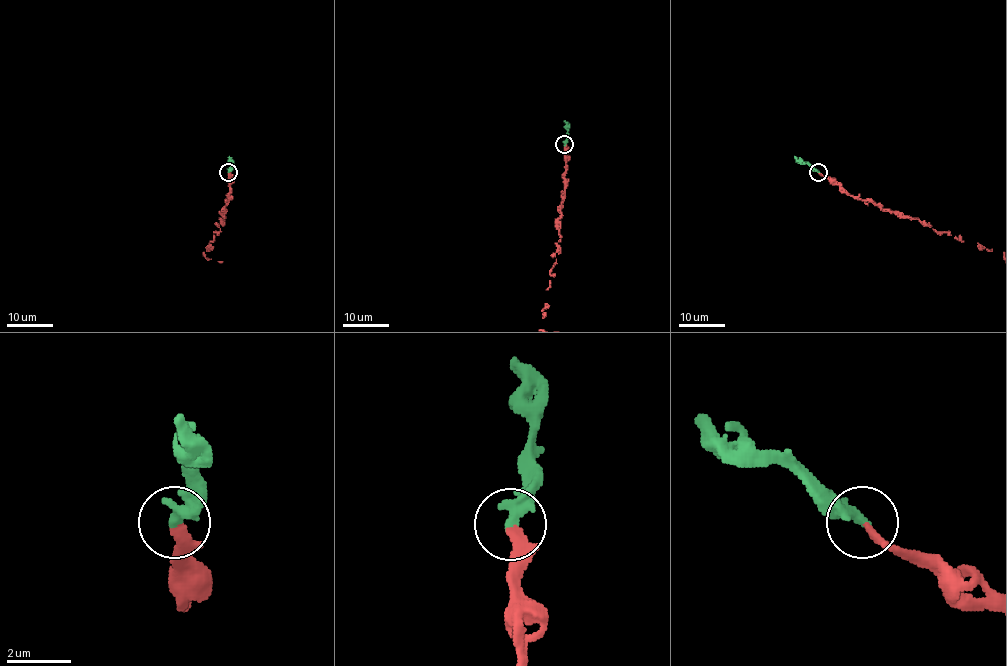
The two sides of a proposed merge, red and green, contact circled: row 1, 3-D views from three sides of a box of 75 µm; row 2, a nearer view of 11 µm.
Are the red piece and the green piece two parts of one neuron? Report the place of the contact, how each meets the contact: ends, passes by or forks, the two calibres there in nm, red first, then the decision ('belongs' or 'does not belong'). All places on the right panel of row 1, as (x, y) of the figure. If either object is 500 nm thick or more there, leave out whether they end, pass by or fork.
(818, 172) | red ends | green ends | 280/380 nm | belongs

